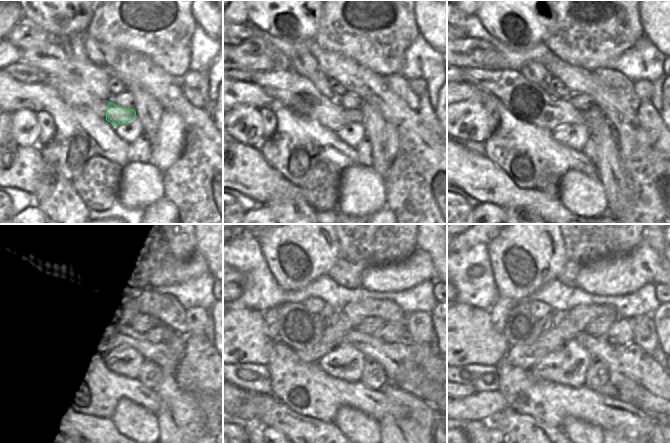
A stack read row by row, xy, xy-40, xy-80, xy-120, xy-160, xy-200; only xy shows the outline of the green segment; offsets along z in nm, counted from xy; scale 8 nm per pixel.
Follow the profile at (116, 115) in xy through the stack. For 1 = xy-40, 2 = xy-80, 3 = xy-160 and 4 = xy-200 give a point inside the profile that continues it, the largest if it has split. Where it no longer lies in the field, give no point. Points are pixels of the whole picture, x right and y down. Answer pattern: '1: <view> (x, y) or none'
1: xy-40 (351, 115)
2: xy-80 (594, 114)
3: xy-160 (391, 332)
4: xy-200 (620, 332)

